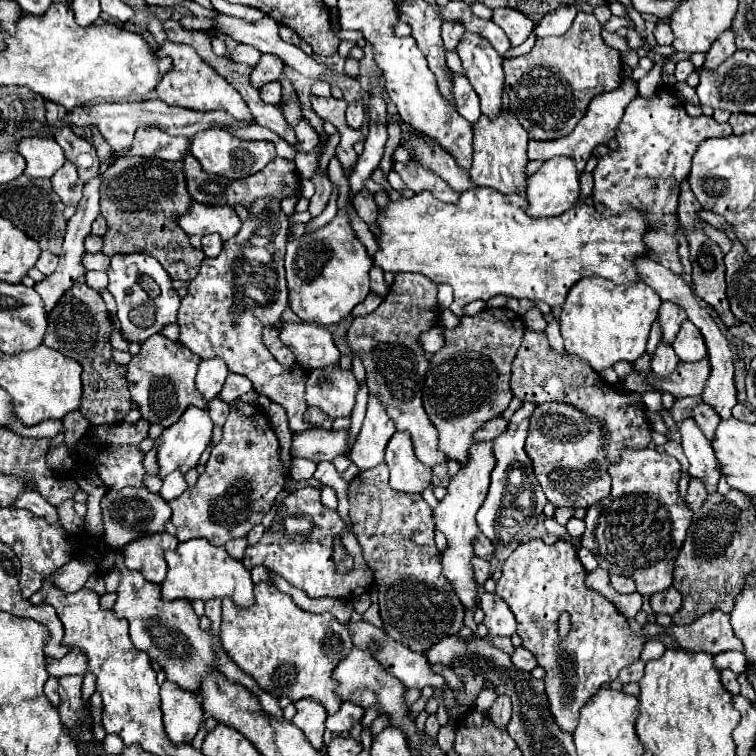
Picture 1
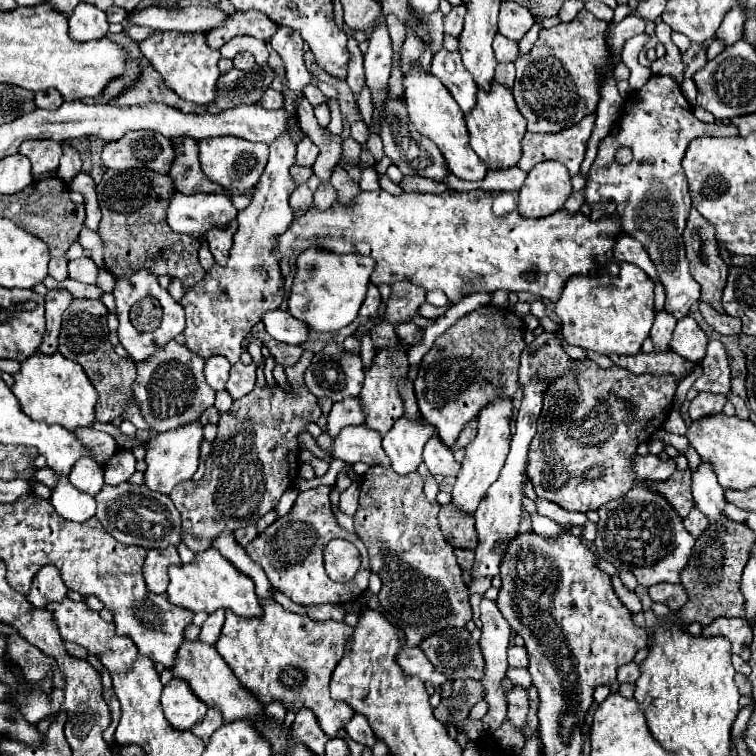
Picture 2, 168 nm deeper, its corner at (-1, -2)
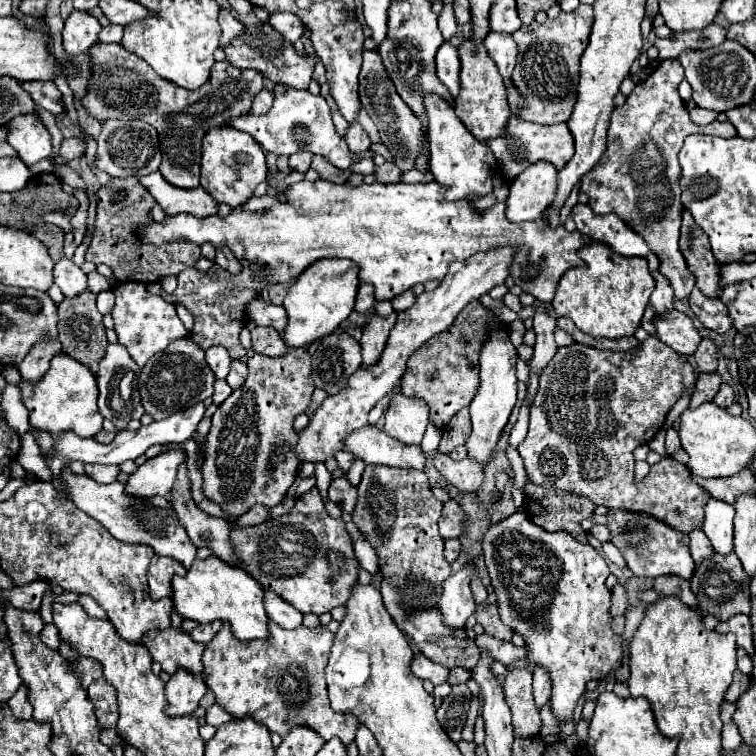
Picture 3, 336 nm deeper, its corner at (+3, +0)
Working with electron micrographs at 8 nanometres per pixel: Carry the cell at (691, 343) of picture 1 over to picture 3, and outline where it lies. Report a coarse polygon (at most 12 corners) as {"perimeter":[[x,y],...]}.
{"perimeter":[[672,309],[654,319],[656,335],[692,355],[700,335],[688,315]]}

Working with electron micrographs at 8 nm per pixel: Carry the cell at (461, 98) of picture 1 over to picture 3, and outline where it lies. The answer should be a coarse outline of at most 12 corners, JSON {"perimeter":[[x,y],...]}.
{"perimeter":[[444,43],[436,55],[438,79],[458,95],[458,49]]}

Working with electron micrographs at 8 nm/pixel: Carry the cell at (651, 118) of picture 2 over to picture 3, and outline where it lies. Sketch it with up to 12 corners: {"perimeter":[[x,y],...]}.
{"perimeter":[[676,59],[660,61],[610,119],[580,181],[660,257],[676,299],[694,289],[680,249],[678,151],[692,123]]}

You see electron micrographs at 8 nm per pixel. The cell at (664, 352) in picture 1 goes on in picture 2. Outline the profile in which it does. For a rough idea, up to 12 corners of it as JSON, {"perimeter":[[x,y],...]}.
{"perimeter":[[656,313],[650,339],[654,351],[670,351],[674,317]]}

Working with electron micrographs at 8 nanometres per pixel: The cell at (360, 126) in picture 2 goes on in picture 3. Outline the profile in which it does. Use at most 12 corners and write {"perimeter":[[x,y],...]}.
{"perimeter":[[360,123],[348,127],[344,139],[354,155],[370,149],[370,139]]}

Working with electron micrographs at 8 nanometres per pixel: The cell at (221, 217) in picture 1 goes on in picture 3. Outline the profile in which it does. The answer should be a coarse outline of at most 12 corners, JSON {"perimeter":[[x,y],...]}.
{"perimeter":[[162,173],[138,177],[166,215],[214,215],[204,187],[180,189]]}

